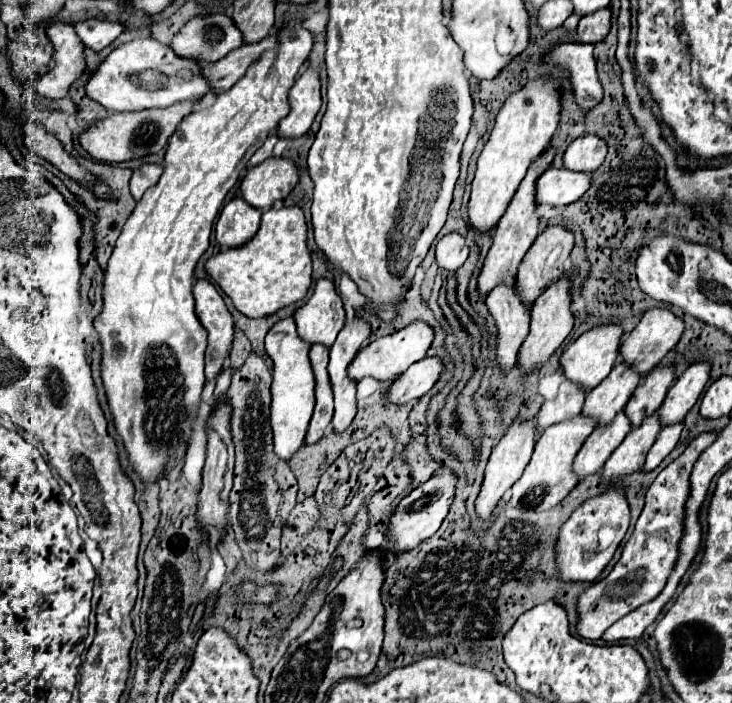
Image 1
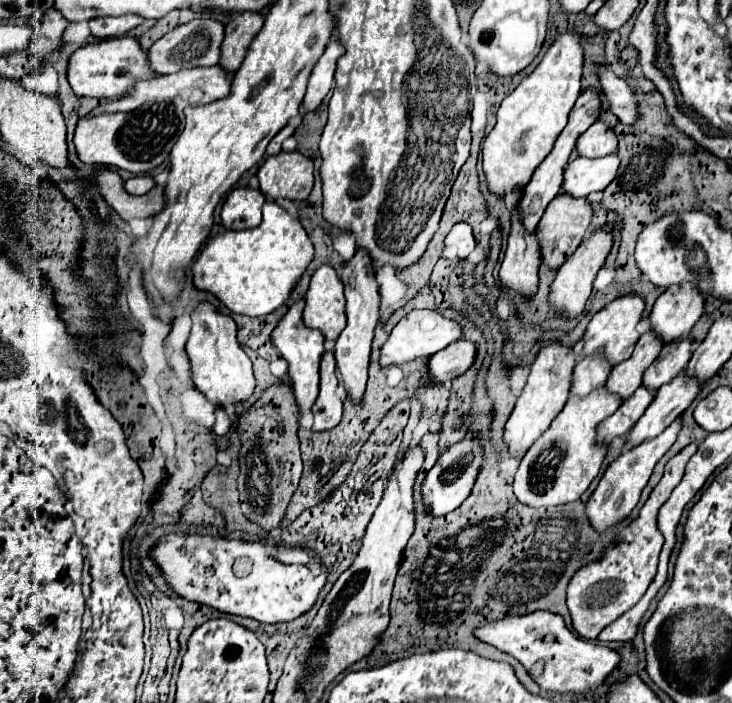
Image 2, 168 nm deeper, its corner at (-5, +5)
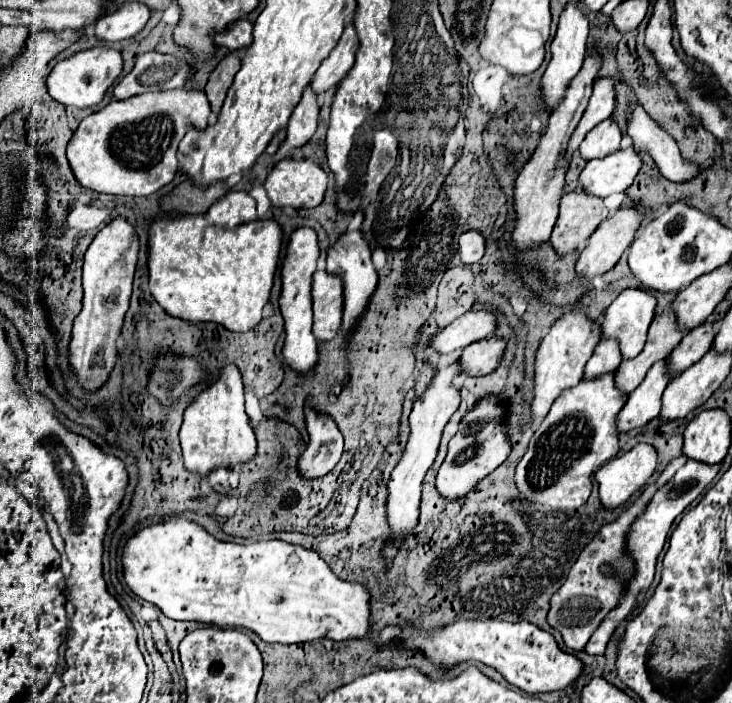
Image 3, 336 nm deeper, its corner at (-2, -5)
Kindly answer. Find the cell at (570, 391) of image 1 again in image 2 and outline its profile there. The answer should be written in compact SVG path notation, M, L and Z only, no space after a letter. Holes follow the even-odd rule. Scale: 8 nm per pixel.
M602 355L584 357L574 367L570 395L580 395L580 397L590 395L594 389L598 389L598 387L602 387L606 383L610 371L612 371L612 367L606 365L606 361L602 361Z

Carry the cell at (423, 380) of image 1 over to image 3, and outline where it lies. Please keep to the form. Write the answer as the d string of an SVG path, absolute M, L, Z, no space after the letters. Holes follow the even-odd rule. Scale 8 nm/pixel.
M497 335L471 343L469 347L463 349L459 357L459 361L463 363L463 371L473 377L493 373L503 361L505 347L507 347L507 339L497 337Z

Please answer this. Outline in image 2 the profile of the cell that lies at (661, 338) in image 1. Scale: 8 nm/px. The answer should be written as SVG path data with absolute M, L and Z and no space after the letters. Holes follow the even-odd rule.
M674 285L666 289L654 303L650 313L650 329L662 337L662 343L672 343L688 335L694 323L704 313L704 297L694 291L694 285Z

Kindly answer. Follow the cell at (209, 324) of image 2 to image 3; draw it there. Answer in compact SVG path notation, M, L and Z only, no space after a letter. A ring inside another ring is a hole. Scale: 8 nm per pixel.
M227 365L223 369L219 381L215 381L213 385L209 385L195 399L195 403L191 403L187 407L179 439L181 439L181 451L183 451L185 469L191 471L191 473L197 473L201 477L207 477L211 471L215 471L219 467L223 467L223 469L235 469L237 465L243 465L243 463L247 463L247 461L251 461L255 457L255 453L257 453L257 441L255 441L255 433L249 427L249 417L245 413L243 381L241 381L241 373L237 371L235 365Z

